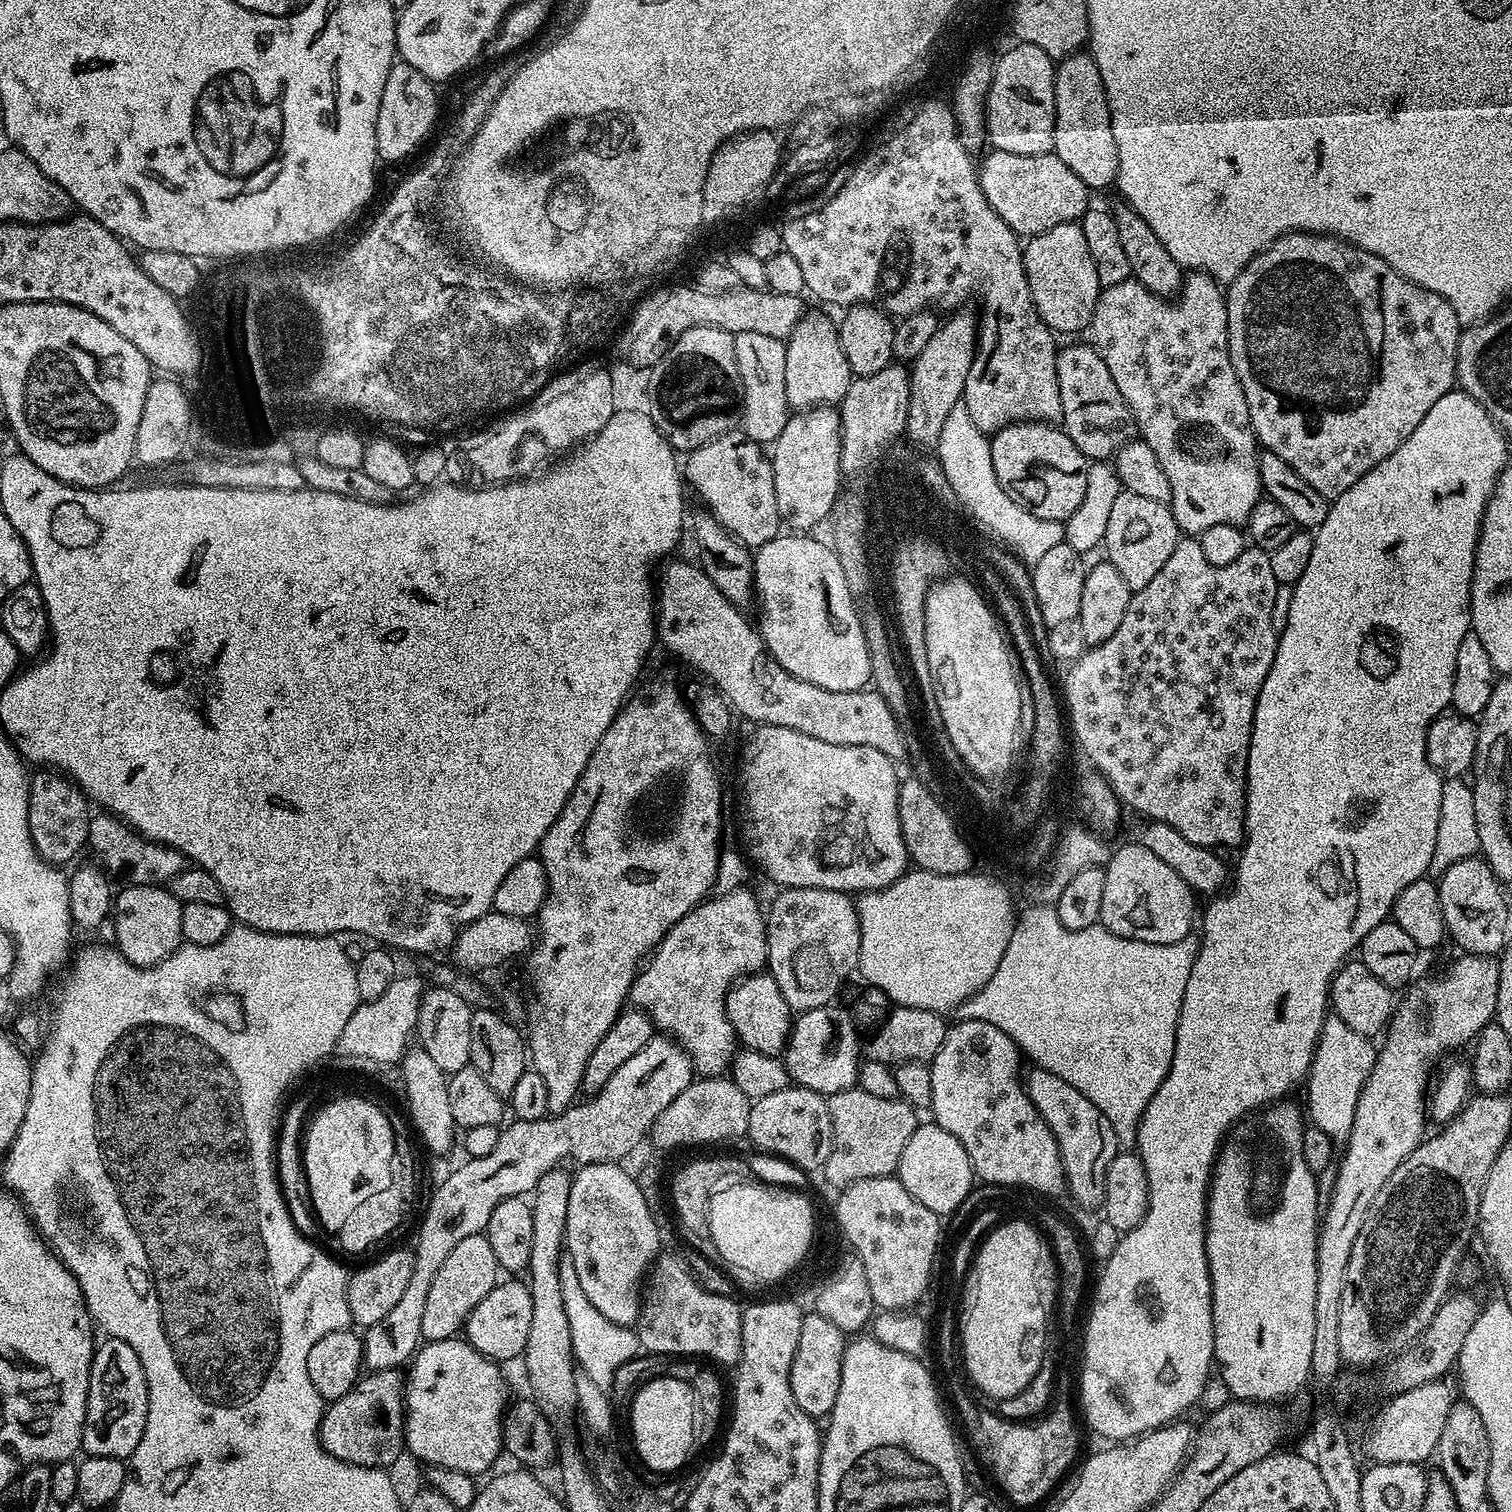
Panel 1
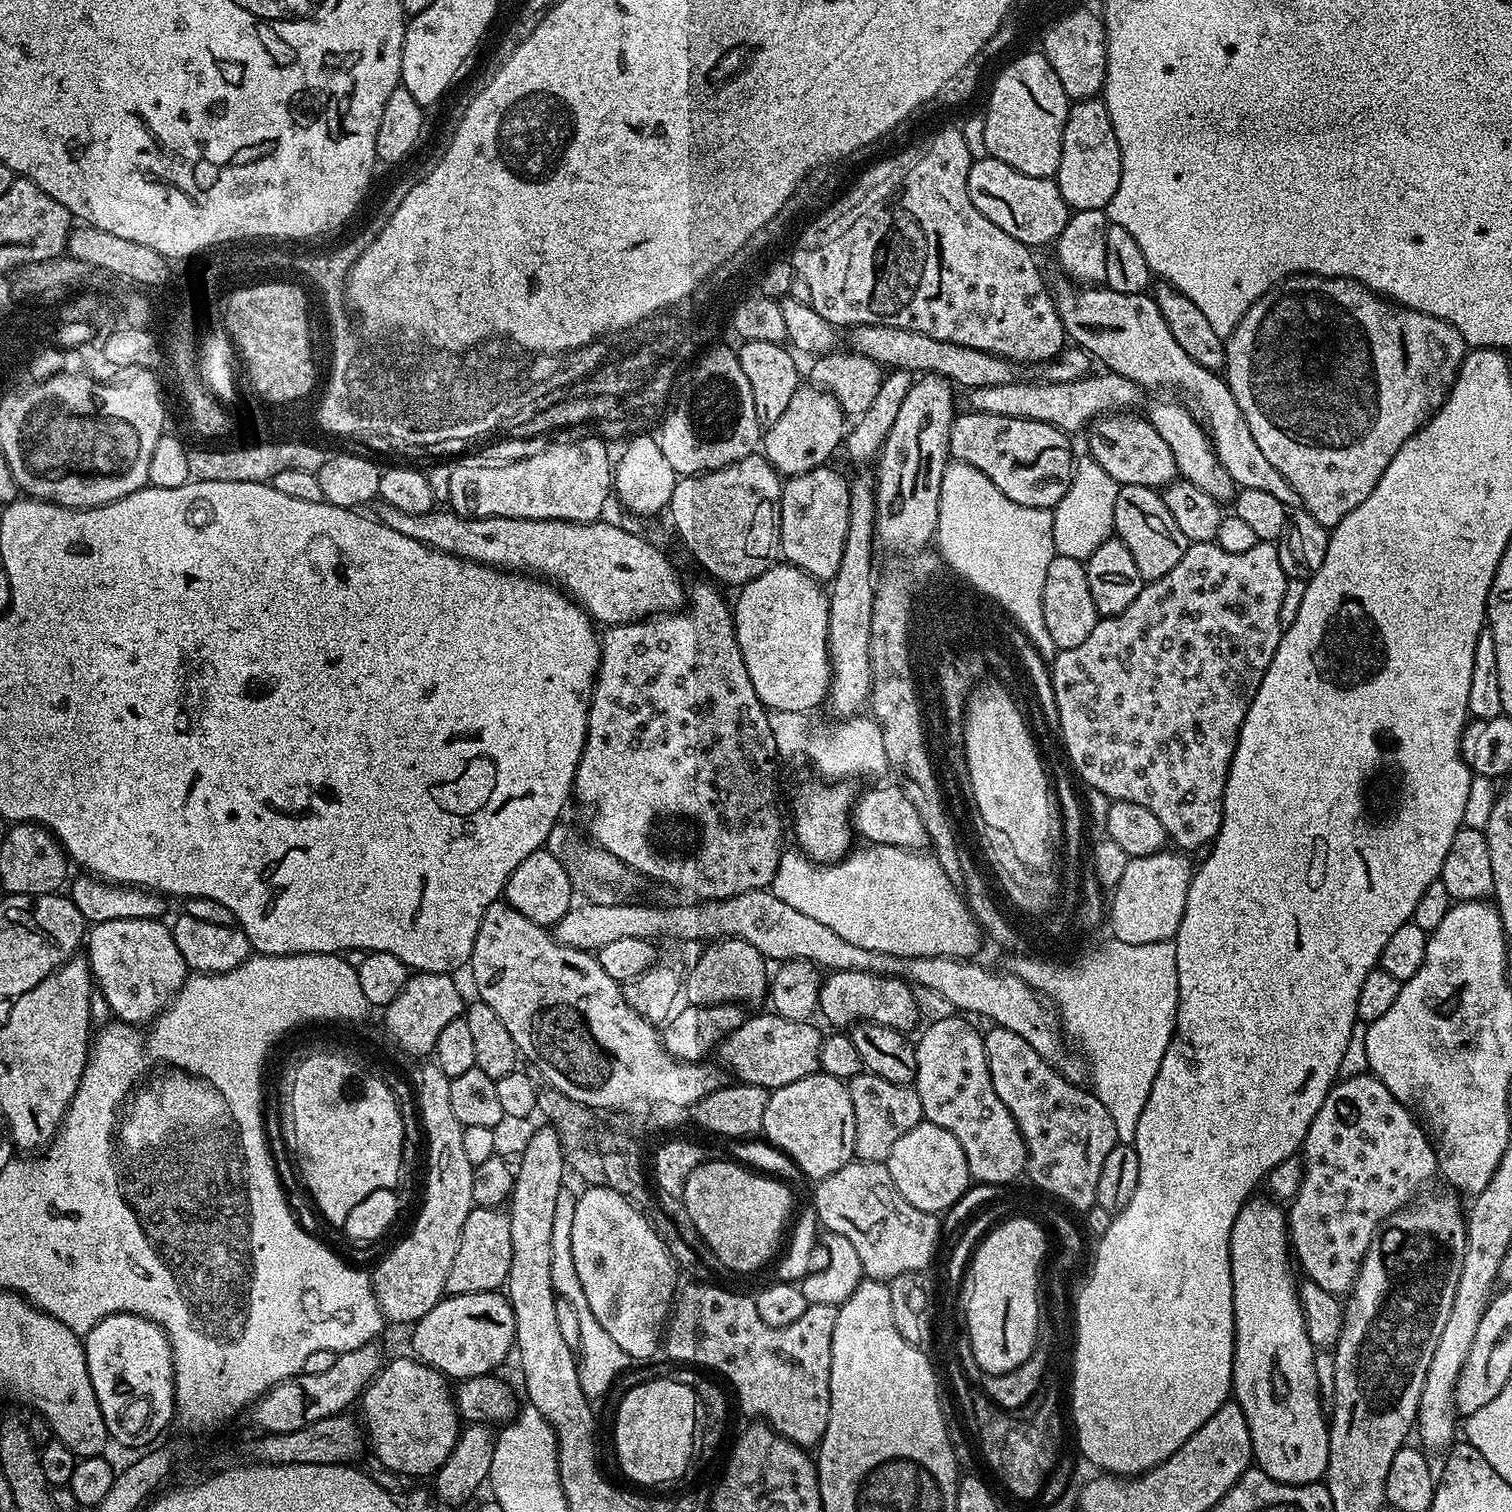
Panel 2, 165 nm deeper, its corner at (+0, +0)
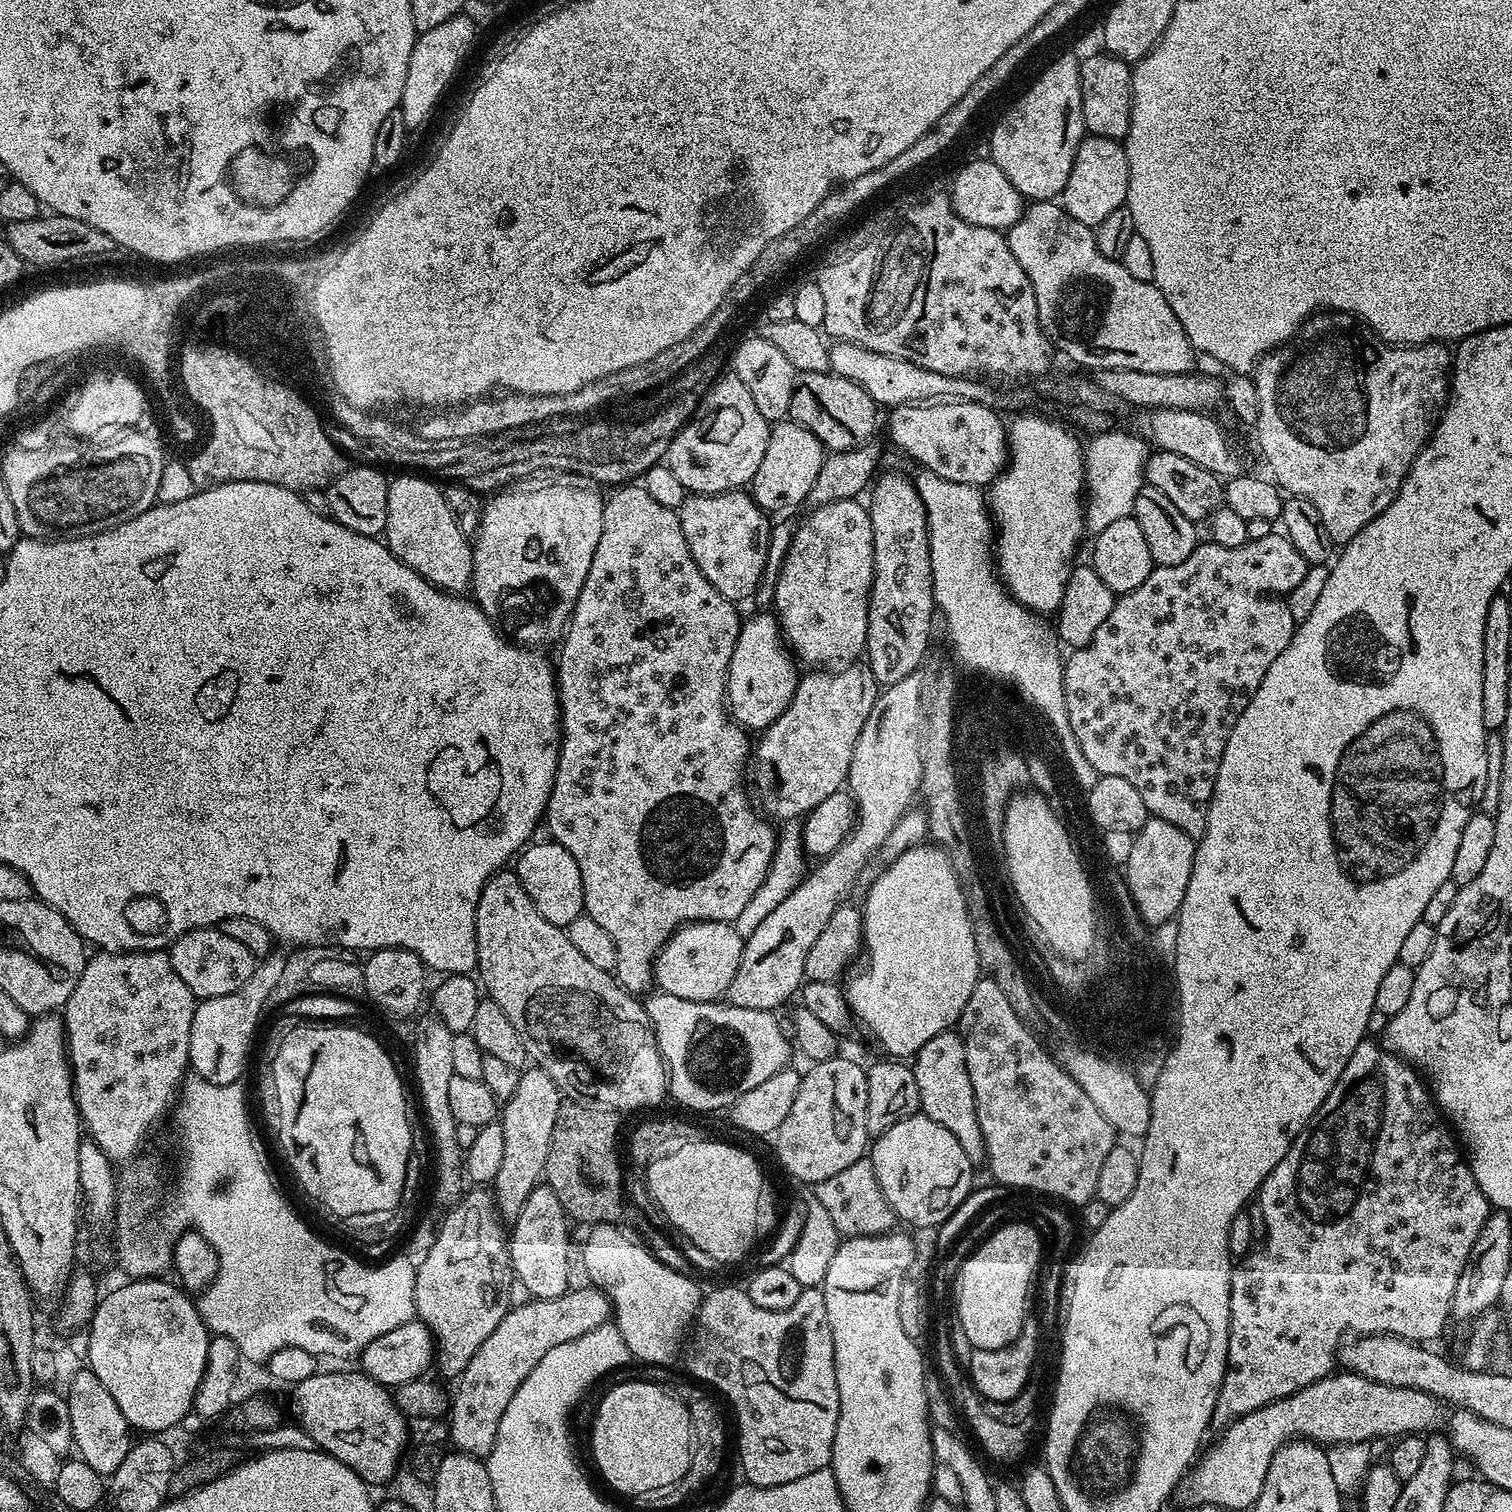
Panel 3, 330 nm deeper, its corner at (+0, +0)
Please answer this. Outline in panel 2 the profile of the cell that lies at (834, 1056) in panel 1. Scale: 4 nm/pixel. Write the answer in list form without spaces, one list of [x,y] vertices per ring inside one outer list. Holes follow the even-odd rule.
[[[775,1014],[767,1015],[749,1015],[742,1022],[742,1026],[738,1026],[738,1030],[734,1030],[725,1040],[720,1041],[718,1045],[718,1053],[720,1052],[720,1057],[718,1057],[719,1063],[729,1073],[732,1071],[736,1075],[733,1077],[739,1083],[762,1086],[769,1090],[781,1088],[790,1082],[798,1082],[798,1078],[806,1078],[810,1074],[820,1071],[820,1041],[822,1032],[815,1028],[815,1023],[806,1020],[782,1018]]]

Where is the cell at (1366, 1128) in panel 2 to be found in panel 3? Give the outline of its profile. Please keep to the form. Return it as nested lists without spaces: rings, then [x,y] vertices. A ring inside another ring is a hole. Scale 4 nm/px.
[[[1365,1038],[1358,1050],[1354,1050],[1350,1062],[1346,1062],[1346,1070],[1342,1070],[1342,1078],[1338,1078],[1326,1102],[1318,1106],[1308,1127],[1298,1134],[1290,1150],[1286,1150],[1286,1158],[1282,1158],[1282,1162],[1278,1162],[1278,1166],[1274,1166],[1272,1173],[1264,1179],[1258,1201],[1266,1220],[1266,1234],[1259,1247],[1249,1252],[1232,1269],[1228,1368],[1224,1372],[1224,1381],[1212,1415],[1211,1427],[1216,1430],[1223,1430],[1240,1417],[1276,1400],[1284,1400],[1324,1376],[1333,1375],[1338,1364],[1338,1349],[1342,1344],[1340,1335],[1343,1332],[1392,1333],[1413,1342],[1438,1339],[1444,1327],[1450,1324],[1458,1278],[1462,1278],[1470,1250],[1474,1250],[1474,1241],[1490,1215],[1488,1199],[1482,1194],[1457,1137],[1436,1107],[1436,1101],[1420,1073],[1402,1057],[1388,1051],[1383,1043],[1375,1044],[1372,1038]]]

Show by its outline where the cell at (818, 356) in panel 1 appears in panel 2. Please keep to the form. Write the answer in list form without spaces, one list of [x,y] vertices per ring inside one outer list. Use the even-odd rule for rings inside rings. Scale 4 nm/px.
[[[801,386],[790,398],[782,418],[767,425],[762,436],[762,454],[781,477],[797,476],[827,465],[843,445],[845,435],[846,417],[839,402],[819,386]]]

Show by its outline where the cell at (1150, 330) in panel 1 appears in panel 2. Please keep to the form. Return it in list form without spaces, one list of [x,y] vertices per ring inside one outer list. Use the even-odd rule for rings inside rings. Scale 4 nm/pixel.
[[[1156,404],[1152,408],[1150,422],[1158,434],[1162,434],[1166,446],[1170,446],[1174,454],[1177,473],[1183,479],[1188,480],[1198,490],[1206,490],[1210,498],[1221,502],[1231,501],[1238,489],[1233,484],[1230,474],[1226,472],[1226,466],[1222,466],[1216,457],[1216,451],[1212,445],[1212,439],[1208,436],[1208,429],[1192,415],[1191,408],[1180,404]]]

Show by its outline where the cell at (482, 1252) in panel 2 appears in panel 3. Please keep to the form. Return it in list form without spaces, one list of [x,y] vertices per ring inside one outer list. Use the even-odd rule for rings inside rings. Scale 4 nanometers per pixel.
[[[532,1066],[520,1072],[517,1089],[503,1105],[502,1115],[498,1120],[502,1126],[502,1138],[504,1138],[502,1166],[494,1181],[494,1195],[496,1211],[505,1221],[515,1221],[526,1198],[530,1198],[530,1194],[541,1183],[550,1154],[554,1122],[558,1118],[561,1103],[561,1090],[550,1078],[550,1074]]]

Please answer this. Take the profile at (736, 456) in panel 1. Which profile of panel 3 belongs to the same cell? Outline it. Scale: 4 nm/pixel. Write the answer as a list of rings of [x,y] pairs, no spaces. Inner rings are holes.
[[[747,491],[719,492],[713,496],[688,494],[684,503],[678,509],[682,534],[686,534],[686,546],[690,546],[690,554],[694,562],[698,562],[698,570],[722,594],[722,598],[733,602],[741,602],[755,597],[756,587],[766,566],[766,550],[768,549],[768,534],[770,531],[770,516],[763,508],[759,508]]]

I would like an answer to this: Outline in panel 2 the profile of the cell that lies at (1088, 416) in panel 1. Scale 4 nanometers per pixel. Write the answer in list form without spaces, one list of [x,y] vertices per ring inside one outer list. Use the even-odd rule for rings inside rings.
[[[1109,414],[1093,420],[1088,425],[1086,435],[1088,435],[1088,448],[1092,451],[1089,452],[1091,459],[1096,460],[1098,466],[1102,466],[1102,470],[1106,470],[1106,474],[1110,474],[1112,481],[1121,486],[1133,484],[1134,486],[1159,489],[1163,485],[1172,483],[1177,479],[1178,473],[1170,446],[1166,446],[1162,434],[1158,434],[1158,430],[1154,430],[1152,423],[1145,417],[1143,420],[1140,416],[1132,415],[1136,414]]]

